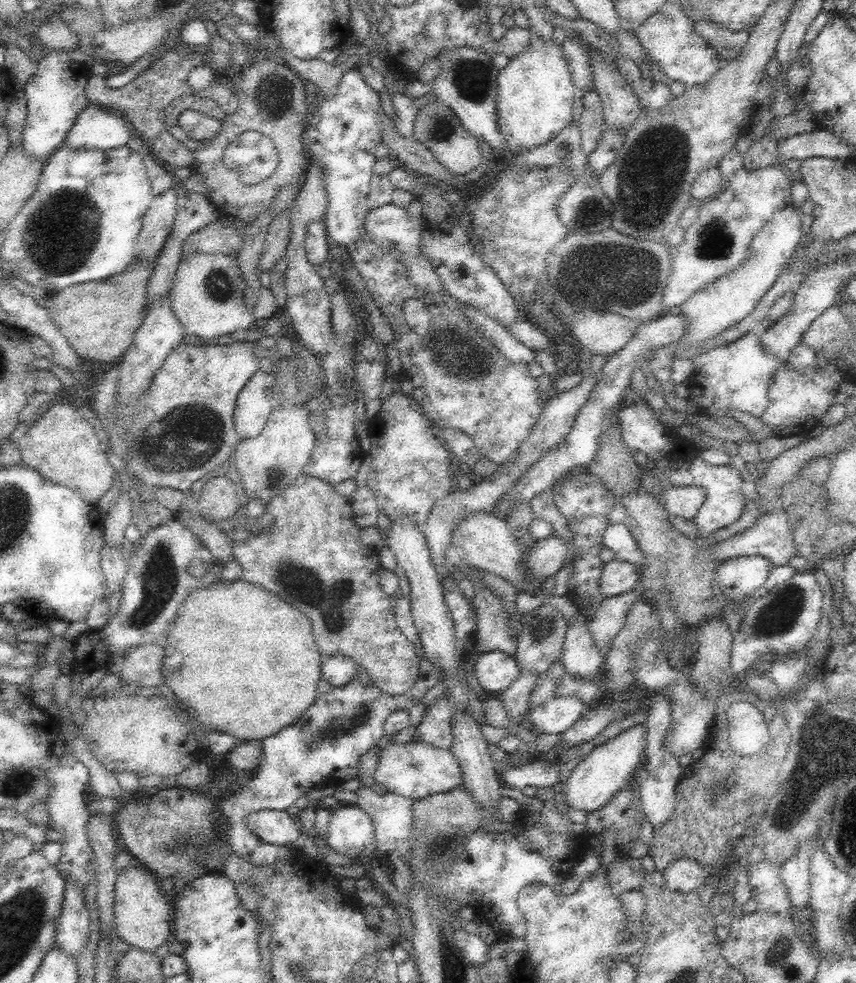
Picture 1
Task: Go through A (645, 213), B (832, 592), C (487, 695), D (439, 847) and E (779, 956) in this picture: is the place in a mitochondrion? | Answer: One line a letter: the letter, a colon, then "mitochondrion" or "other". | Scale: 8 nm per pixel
A: mitochondrion
B: other
C: other
D: mitochondrion
E: mitochondrion

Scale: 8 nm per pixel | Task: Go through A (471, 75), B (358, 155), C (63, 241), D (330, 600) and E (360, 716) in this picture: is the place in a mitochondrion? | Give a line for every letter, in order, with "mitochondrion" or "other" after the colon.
A: mitochondrion
B: other
C: mitochondrion
D: mitochondrion
E: mitochondrion

